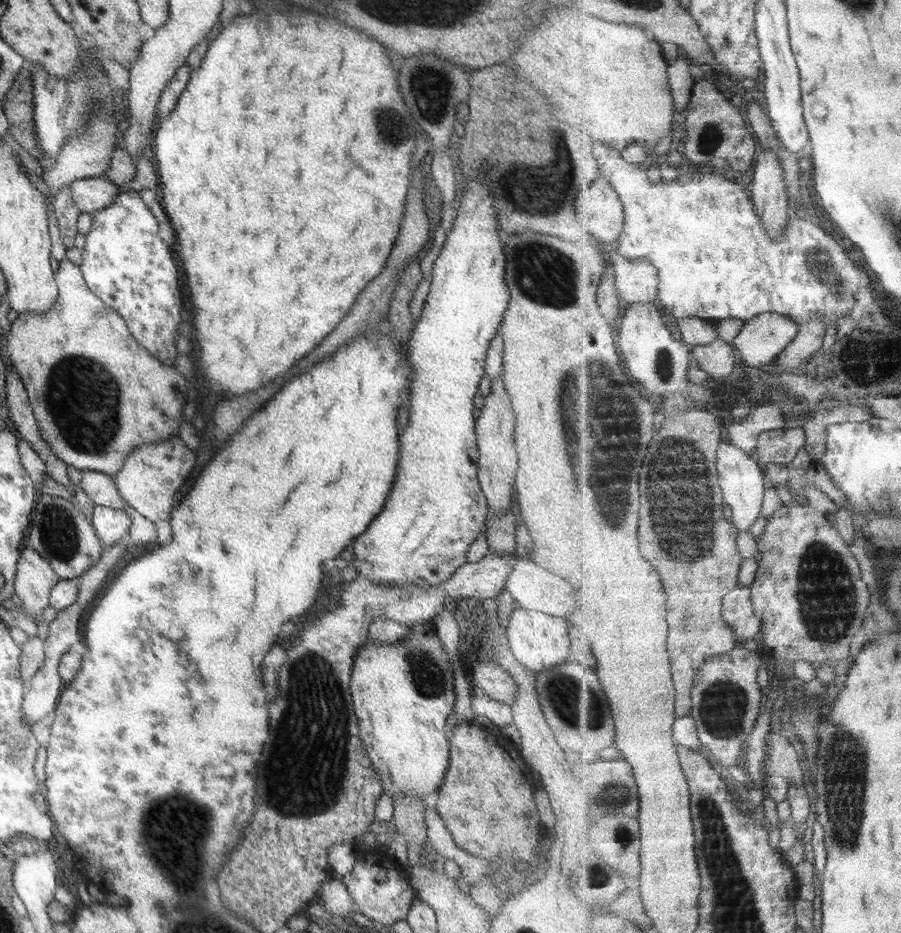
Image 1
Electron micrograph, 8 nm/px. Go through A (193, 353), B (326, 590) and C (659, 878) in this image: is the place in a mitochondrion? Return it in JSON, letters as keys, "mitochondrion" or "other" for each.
{"A":"other","B":"other","C":"other"}

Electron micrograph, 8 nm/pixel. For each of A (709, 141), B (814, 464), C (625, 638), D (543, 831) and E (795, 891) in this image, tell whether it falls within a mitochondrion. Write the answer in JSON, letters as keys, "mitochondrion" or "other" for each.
{"A":"mitochondrion","B":"other","C":"other","D":"other","E":"other"}

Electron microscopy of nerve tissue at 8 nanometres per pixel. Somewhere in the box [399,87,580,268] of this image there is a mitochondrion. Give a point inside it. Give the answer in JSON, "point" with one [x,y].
{"point":[545,199]}

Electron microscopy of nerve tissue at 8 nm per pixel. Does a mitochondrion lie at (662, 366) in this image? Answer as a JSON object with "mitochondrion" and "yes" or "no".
{"mitochondrion":"yes"}

